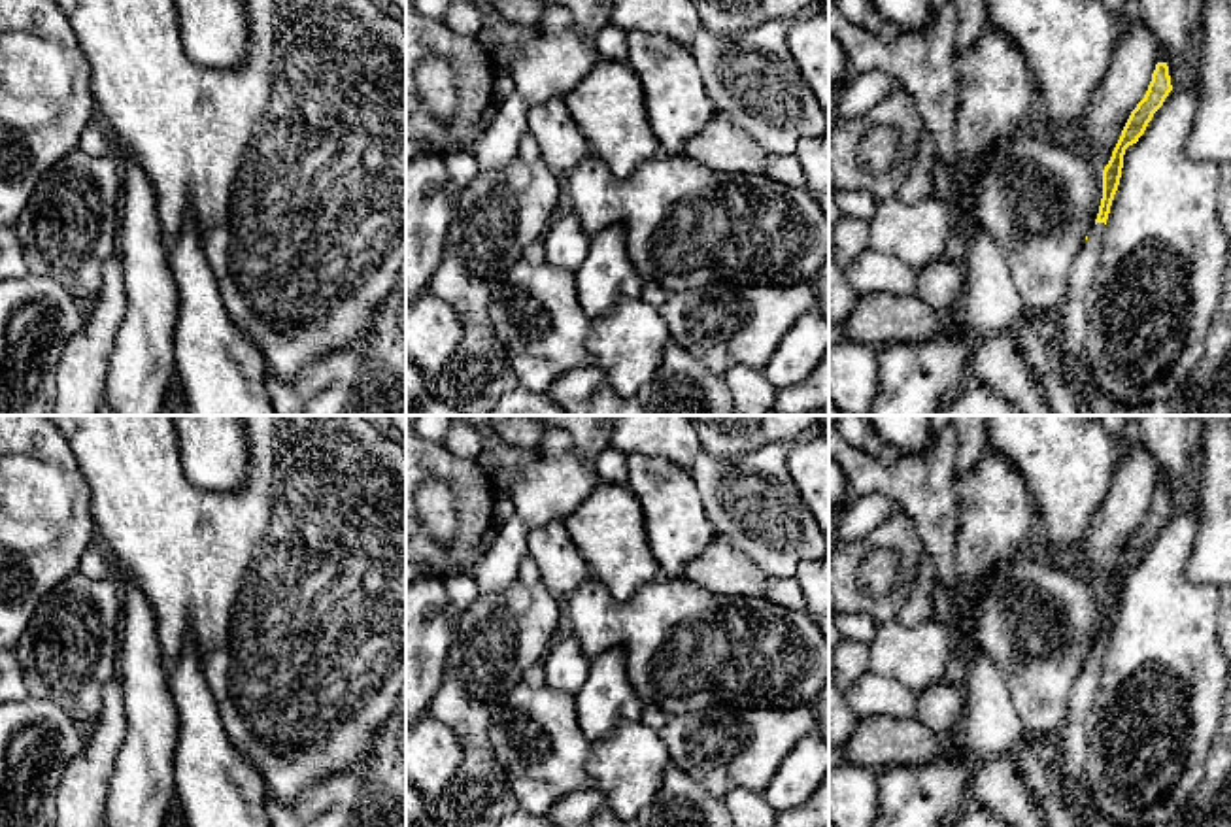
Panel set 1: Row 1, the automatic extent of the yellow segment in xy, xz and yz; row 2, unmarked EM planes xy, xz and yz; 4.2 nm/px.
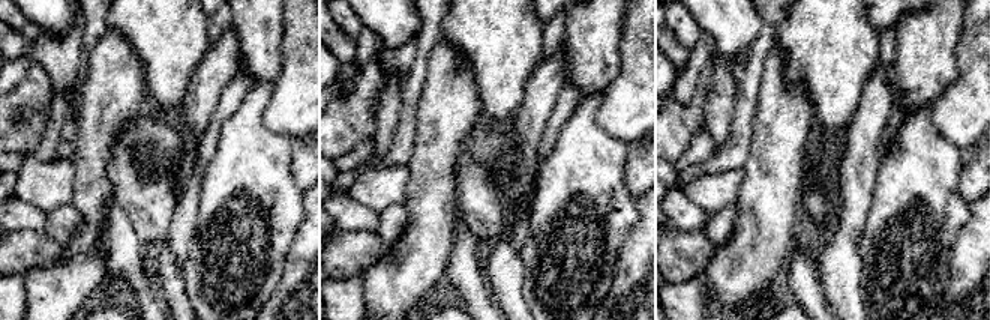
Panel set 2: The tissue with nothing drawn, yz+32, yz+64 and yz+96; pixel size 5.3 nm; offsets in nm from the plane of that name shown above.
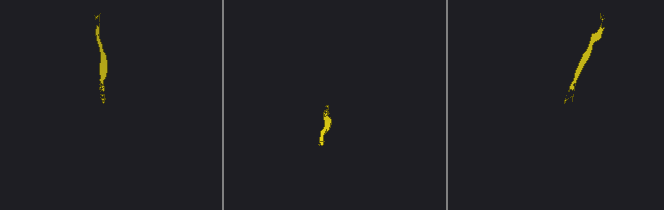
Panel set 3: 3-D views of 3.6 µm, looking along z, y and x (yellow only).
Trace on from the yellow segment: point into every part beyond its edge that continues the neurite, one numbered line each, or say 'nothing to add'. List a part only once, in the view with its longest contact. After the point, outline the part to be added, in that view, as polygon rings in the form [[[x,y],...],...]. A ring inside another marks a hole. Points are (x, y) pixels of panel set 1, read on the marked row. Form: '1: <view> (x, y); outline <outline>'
1: yz (1073, 312); outline [[[1097,223],[1080,251],[1074,259],[1069,279],[1067,295],[1063,306],[1059,308],[1063,329],[1065,329],[1065,351],[1074,357],[1074,368],[1084,385],[1084,398],[1093,415],[1171,415],[1169,404],[1148,402],[1142,406],[1127,406],[1112,400],[1105,395],[1091,372],[1086,359],[1086,334],[1088,334],[1088,310],[1086,298],[1091,289],[1091,281],[1097,270],[1101,242],[1105,234],[1105,223]]]

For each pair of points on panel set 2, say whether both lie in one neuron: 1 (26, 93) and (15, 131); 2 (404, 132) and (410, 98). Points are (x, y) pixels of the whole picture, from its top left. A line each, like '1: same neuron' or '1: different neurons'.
1: same neuron
2: same neuron

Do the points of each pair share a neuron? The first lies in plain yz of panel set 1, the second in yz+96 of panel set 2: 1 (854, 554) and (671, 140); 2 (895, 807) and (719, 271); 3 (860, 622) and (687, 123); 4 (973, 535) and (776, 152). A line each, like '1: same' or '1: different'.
1: same
2: same
3: different
4: same

